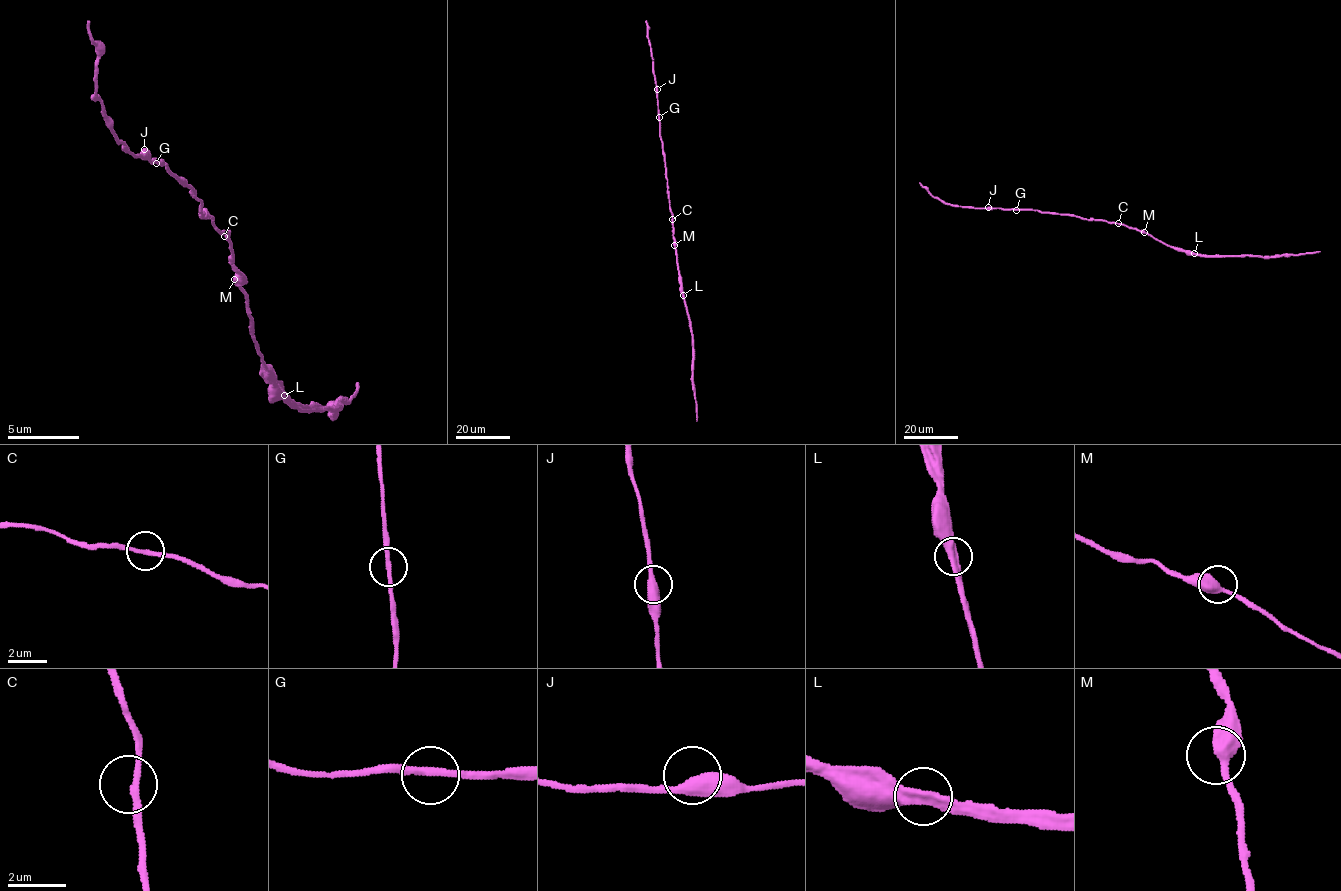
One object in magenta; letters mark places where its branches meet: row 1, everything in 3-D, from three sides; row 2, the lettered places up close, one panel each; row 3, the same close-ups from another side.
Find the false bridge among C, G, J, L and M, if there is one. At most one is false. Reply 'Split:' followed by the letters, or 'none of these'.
Split: L

